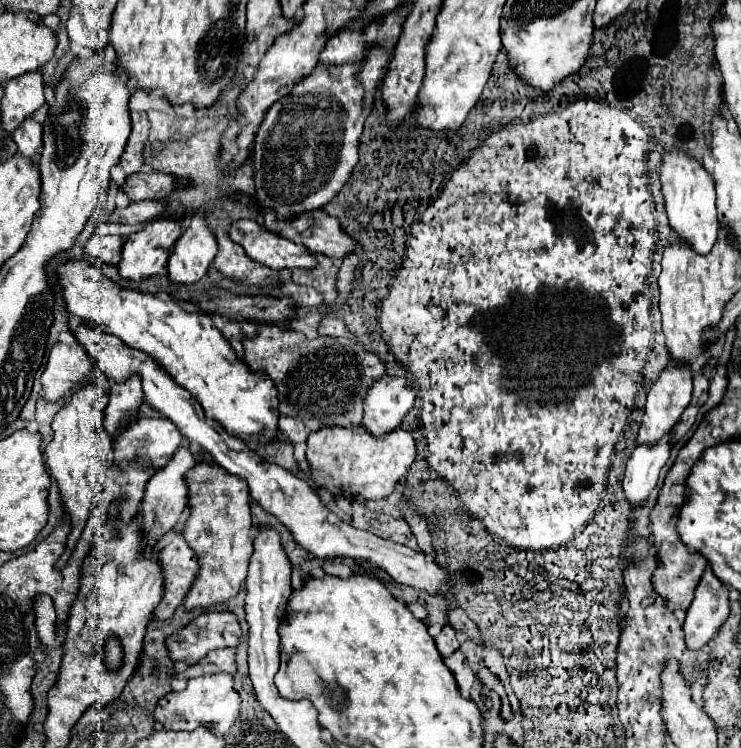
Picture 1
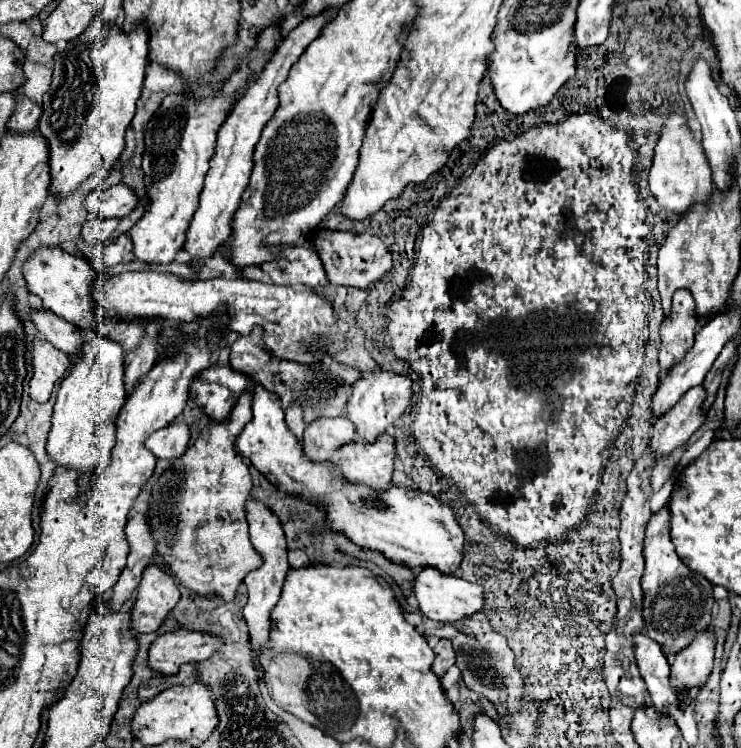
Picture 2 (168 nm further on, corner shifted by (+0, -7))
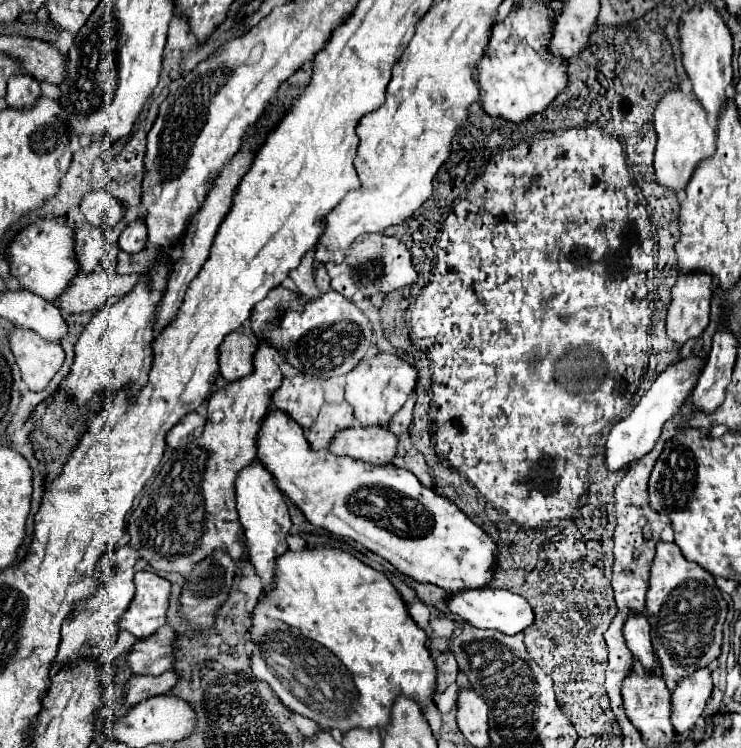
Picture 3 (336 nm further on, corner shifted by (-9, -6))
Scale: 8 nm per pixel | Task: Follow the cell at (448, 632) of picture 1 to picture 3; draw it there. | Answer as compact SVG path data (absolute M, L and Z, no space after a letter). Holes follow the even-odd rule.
M441 653L435 659L437 665L437 693L443 693L451 683L455 683L455 677L459 673L457 661L453 659L451 653Z

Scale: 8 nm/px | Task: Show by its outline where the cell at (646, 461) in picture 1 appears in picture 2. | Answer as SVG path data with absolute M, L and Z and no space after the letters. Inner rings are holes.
M690 388L662 418L652 426L652 438L648 448L654 456L668 456L672 450L684 446L688 438L702 426L704 412L700 408L704 400L704 388Z

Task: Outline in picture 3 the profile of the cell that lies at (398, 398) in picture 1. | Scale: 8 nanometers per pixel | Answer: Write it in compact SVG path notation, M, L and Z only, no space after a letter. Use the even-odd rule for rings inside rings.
M375 355L367 361L361 361L345 375L345 401L353 407L355 419L363 427L387 425L389 419L403 407L417 383L417 371L397 355Z

